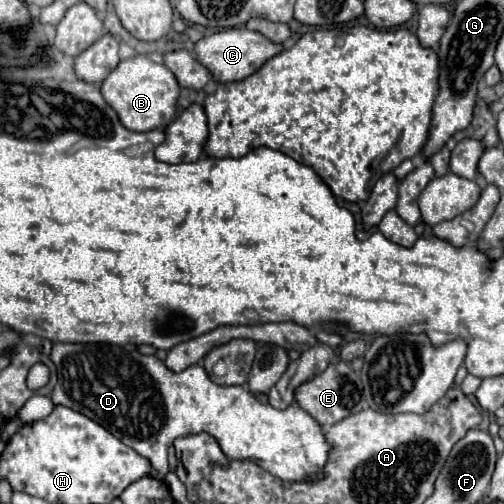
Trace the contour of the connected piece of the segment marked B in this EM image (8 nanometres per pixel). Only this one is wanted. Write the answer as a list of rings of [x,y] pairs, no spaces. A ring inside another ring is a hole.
[[[136,55],[132,59],[120,61],[118,67],[102,83],[102,95],[106,103],[118,113],[122,125],[130,131],[152,131],[164,129],[176,115],[178,101],[178,81],[162,63],[150,61],[146,55]]]

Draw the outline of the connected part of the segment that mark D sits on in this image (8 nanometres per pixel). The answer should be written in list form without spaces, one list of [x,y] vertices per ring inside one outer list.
[[[54,343],[50,353],[52,363],[58,371],[58,383],[50,395],[56,405],[70,407],[92,421],[100,423],[114,437],[118,437],[124,445],[132,447],[146,459],[150,459],[158,477],[166,477],[168,473],[168,447],[178,437],[188,437],[196,433],[212,435],[222,453],[230,461],[254,461],[268,473],[284,479],[284,481],[300,481],[314,479],[322,475],[322,467],[328,459],[328,443],[322,435],[320,425],[296,403],[284,411],[274,409],[272,405],[260,403],[256,395],[252,395],[244,387],[220,387],[216,385],[204,371],[202,365],[192,365],[180,373],[170,371],[164,361],[156,355],[142,355],[138,351],[124,351],[116,345],[106,343]]]

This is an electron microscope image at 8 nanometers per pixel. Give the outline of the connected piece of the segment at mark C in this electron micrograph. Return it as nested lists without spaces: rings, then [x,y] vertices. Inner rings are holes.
[[[234,27],[234,29],[210,33],[208,37],[202,37],[200,41],[196,41],[194,45],[196,59],[210,71],[212,79],[218,83],[232,83],[252,75],[252,71],[258,71],[272,55],[280,53],[282,49],[284,49],[282,45],[268,41],[264,35],[250,31],[246,27]]]

